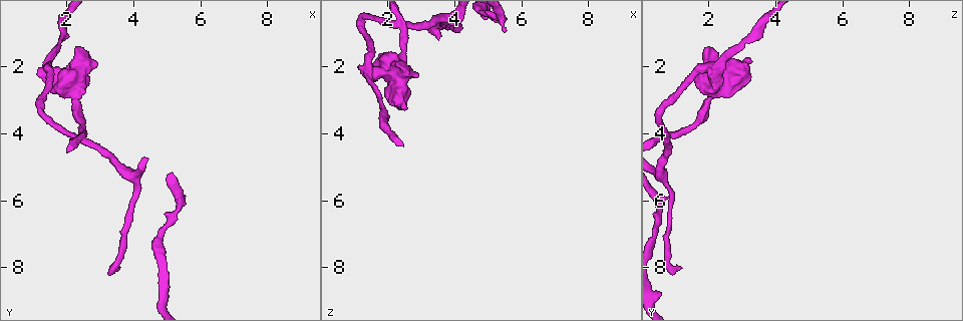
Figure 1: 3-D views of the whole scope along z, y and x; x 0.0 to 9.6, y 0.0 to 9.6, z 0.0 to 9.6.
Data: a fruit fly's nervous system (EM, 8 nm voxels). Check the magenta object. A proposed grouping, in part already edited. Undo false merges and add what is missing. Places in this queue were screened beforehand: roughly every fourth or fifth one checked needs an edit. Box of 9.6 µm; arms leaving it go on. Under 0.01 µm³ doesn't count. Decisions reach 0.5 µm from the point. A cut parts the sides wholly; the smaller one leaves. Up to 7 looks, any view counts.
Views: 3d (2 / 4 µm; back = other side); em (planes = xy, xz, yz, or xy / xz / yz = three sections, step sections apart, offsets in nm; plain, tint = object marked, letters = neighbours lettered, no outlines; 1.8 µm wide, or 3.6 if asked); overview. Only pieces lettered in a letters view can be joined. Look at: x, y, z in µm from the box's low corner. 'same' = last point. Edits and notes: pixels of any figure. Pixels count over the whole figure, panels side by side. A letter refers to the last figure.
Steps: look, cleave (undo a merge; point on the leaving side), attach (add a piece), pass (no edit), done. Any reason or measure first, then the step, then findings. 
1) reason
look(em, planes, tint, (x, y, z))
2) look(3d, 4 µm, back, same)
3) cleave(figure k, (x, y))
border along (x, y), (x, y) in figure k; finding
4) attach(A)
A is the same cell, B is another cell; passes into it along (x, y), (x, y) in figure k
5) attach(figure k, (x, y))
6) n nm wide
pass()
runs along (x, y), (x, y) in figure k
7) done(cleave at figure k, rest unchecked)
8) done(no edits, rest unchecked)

sudden change in width
look(em, planes, tint, (2.20, 2.05, 2.95))

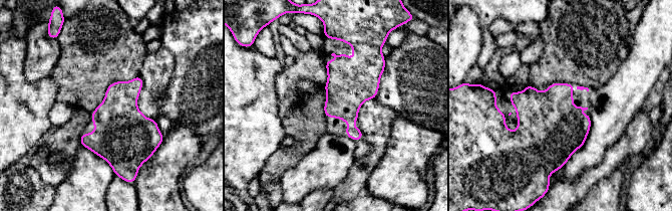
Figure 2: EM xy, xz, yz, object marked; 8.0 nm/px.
see the neighbours
look(em, planes, letters, same)

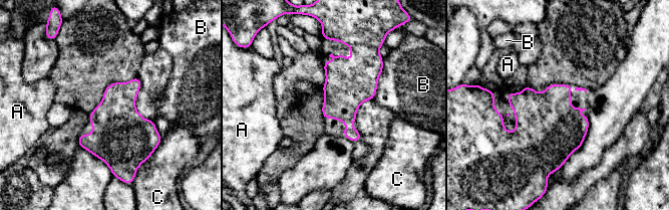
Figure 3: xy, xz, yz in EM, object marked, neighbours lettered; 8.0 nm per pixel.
pass()
A, B and C are other cells; border along (383, 58), (383, 70), (372, 99) in figure 3; continuous, no second cell

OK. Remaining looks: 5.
arms part here
look(em, planes, letters, (2.55, 4.10, 0.80))

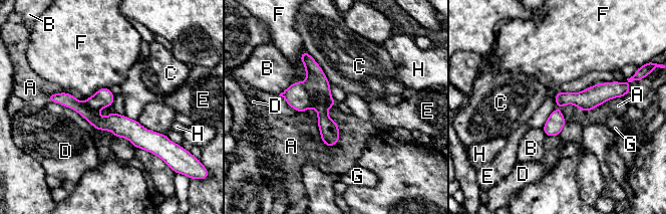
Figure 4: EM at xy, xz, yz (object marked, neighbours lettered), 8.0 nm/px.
150 nm wide
cleave(figure 4, (298, 96))
A, B, C, D, E, F, G and H are other cells; the part that leaves runs along (52, 96), (100, 124), (162, 138) in figure 4; two cells meet here

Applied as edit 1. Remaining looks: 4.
done(cleave at figure 4, rest unchecked)

